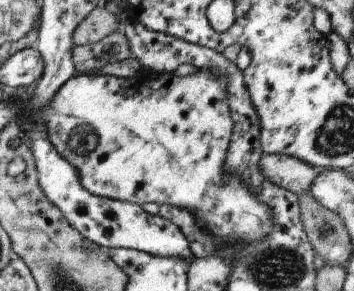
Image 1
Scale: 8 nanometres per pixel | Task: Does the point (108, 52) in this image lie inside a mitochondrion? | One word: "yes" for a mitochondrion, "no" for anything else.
no

